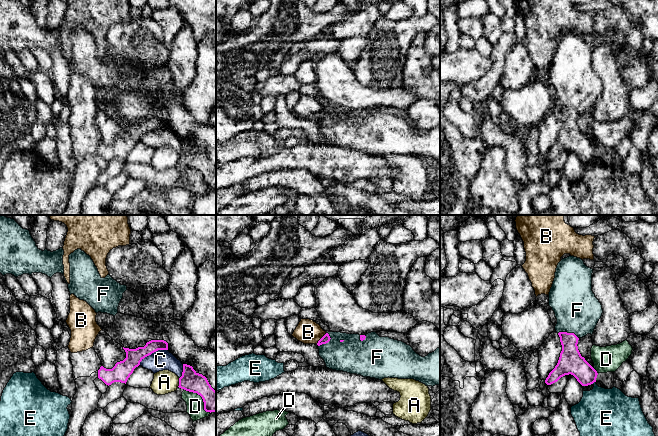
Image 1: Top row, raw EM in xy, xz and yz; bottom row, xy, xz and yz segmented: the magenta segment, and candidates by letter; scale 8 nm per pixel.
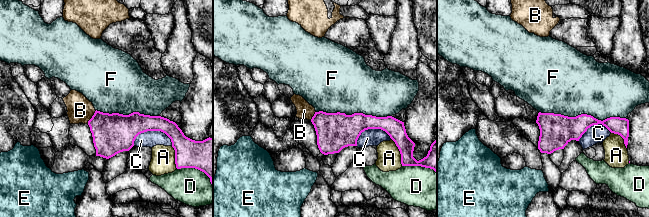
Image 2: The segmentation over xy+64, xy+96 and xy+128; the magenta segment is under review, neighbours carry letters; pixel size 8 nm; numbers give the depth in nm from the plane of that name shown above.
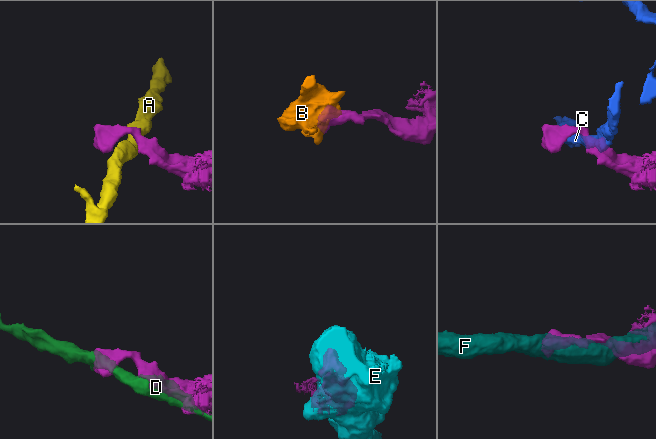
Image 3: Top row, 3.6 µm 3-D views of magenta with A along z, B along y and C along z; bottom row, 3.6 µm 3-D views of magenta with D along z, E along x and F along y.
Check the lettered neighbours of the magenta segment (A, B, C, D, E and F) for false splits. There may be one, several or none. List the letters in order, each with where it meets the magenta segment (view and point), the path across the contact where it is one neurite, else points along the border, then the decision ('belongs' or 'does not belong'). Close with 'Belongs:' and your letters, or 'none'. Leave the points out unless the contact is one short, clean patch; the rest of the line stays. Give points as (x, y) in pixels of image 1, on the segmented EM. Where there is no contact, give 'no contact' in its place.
A: contact xy (179, 382); border xy (179, 378), (177, 386); does not belong
B: contact xz (321, 338); border xz (326, 333), (316, 343); does not belong
C: contact xy (152, 352); does not belong
D: contact xy (202, 398); does not belong
E: contact yz (593, 382); border yz (595, 381), (592, 383); does not belong
F: contact yz (568, 333); does not belong
Belongs: none

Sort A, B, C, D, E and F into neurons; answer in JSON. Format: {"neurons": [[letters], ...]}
{"neurons": [["A"], ["B"], ["C"], ["D"], ["E"], ["F"]]}

